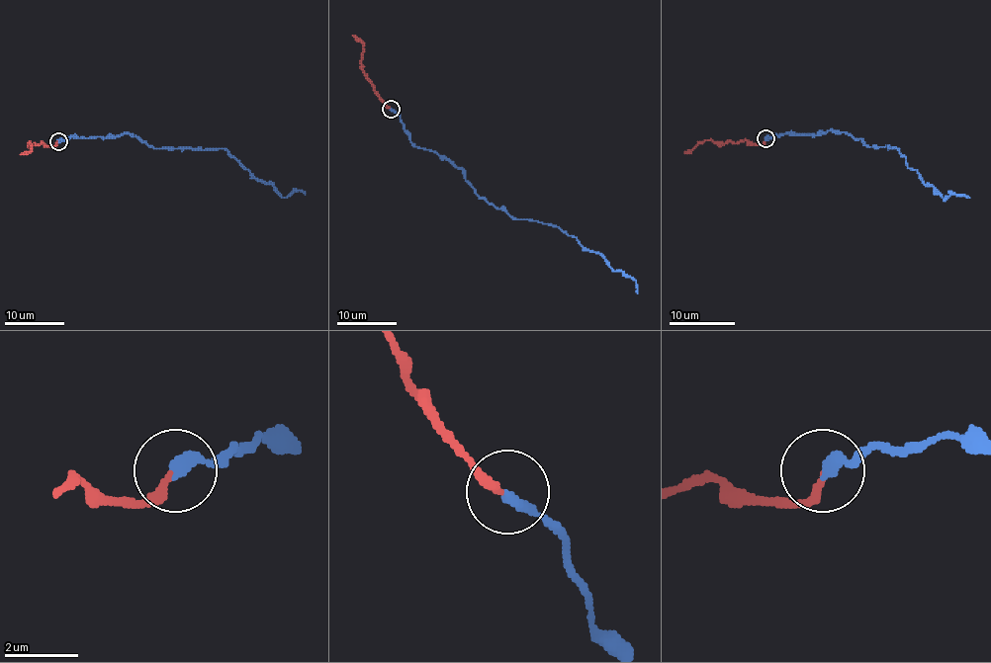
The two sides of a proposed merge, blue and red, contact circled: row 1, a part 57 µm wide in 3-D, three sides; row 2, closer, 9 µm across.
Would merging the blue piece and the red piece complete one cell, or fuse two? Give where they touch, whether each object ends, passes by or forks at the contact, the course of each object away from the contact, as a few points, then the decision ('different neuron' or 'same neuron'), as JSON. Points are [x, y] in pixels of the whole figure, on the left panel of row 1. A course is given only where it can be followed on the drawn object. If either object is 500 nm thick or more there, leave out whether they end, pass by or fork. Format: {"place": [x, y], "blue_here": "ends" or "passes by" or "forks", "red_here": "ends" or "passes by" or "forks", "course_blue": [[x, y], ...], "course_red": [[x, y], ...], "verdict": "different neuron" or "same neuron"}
{"place": [58, 141], "blue_here": "ends", "red_here": "ends", "course_blue": [[58, 141], [130, 133], [159, 148], [224, 148], [256, 178], [271, 183], [283, 198], [299, 190], [305, 195]], "course_red": [[57, 141], [54, 147], [29, 142], [31, 150], [20, 154]], "verdict": "same neuron"}

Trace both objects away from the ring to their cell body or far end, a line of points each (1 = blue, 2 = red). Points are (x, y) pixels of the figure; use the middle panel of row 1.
1: (391, 108), (416, 146), (446, 157), (482, 199), (517, 219), (574, 235), (631, 277), (637, 293)
2: (390, 108), (364, 72), (363, 44), (352, 36)

